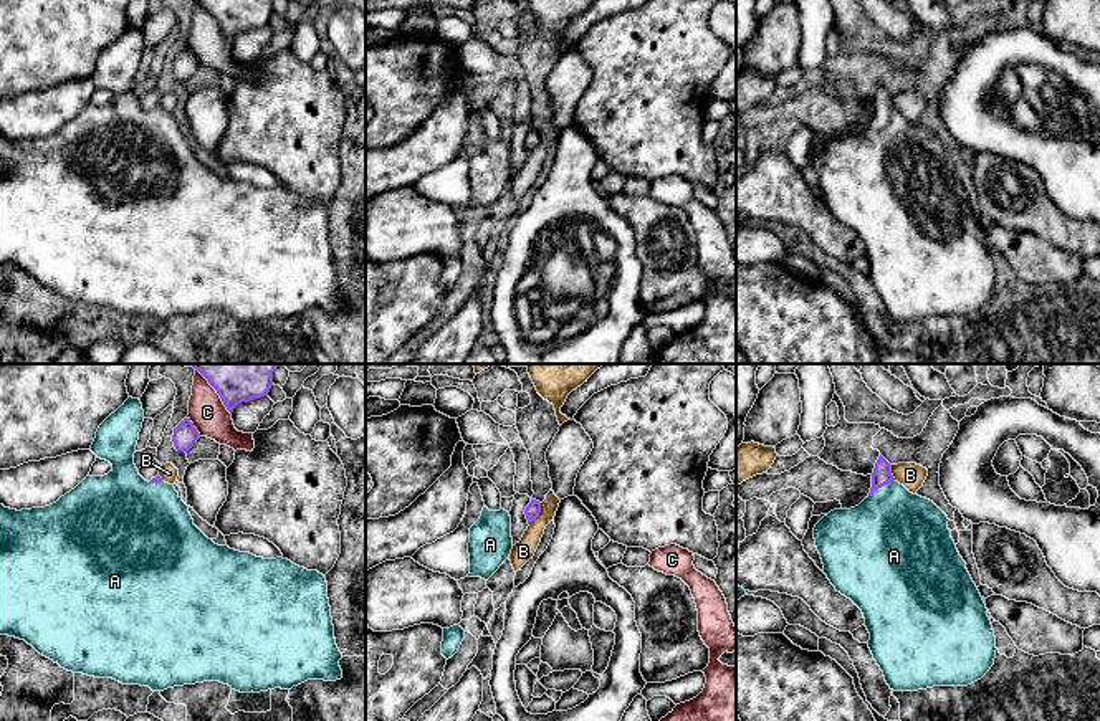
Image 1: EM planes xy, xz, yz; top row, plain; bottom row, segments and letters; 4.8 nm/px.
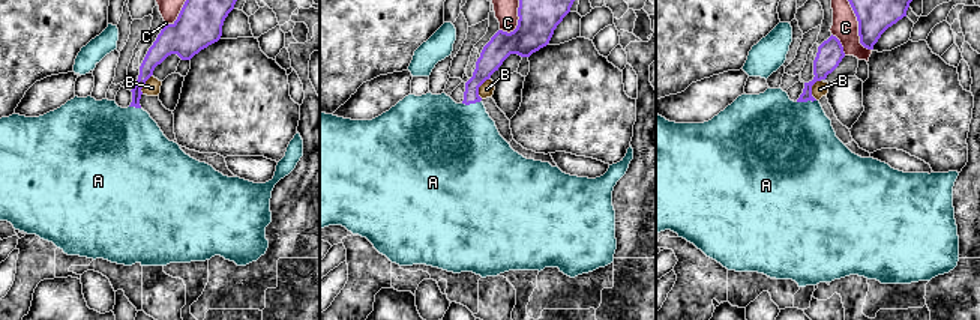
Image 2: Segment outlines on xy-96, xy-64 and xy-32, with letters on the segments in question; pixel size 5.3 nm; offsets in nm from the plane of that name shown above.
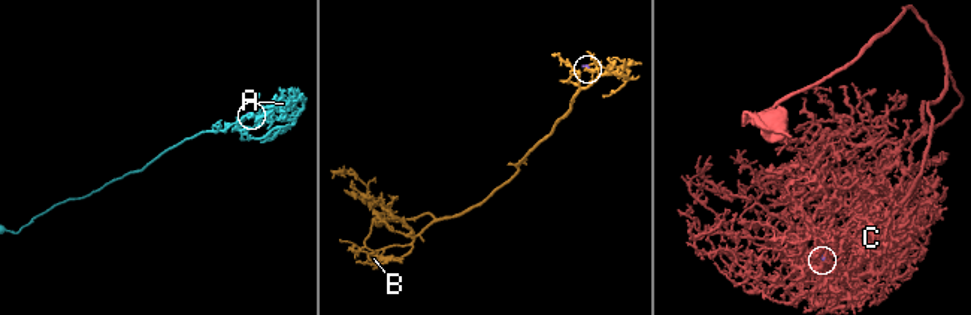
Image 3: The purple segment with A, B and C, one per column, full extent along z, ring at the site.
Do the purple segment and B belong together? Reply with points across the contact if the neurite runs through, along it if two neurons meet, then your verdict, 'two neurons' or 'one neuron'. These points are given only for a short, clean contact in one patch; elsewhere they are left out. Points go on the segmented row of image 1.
two neurons

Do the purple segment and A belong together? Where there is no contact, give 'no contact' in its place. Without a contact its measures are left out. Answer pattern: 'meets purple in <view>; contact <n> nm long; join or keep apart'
meets purple in yz; contact 150 nm long; join

